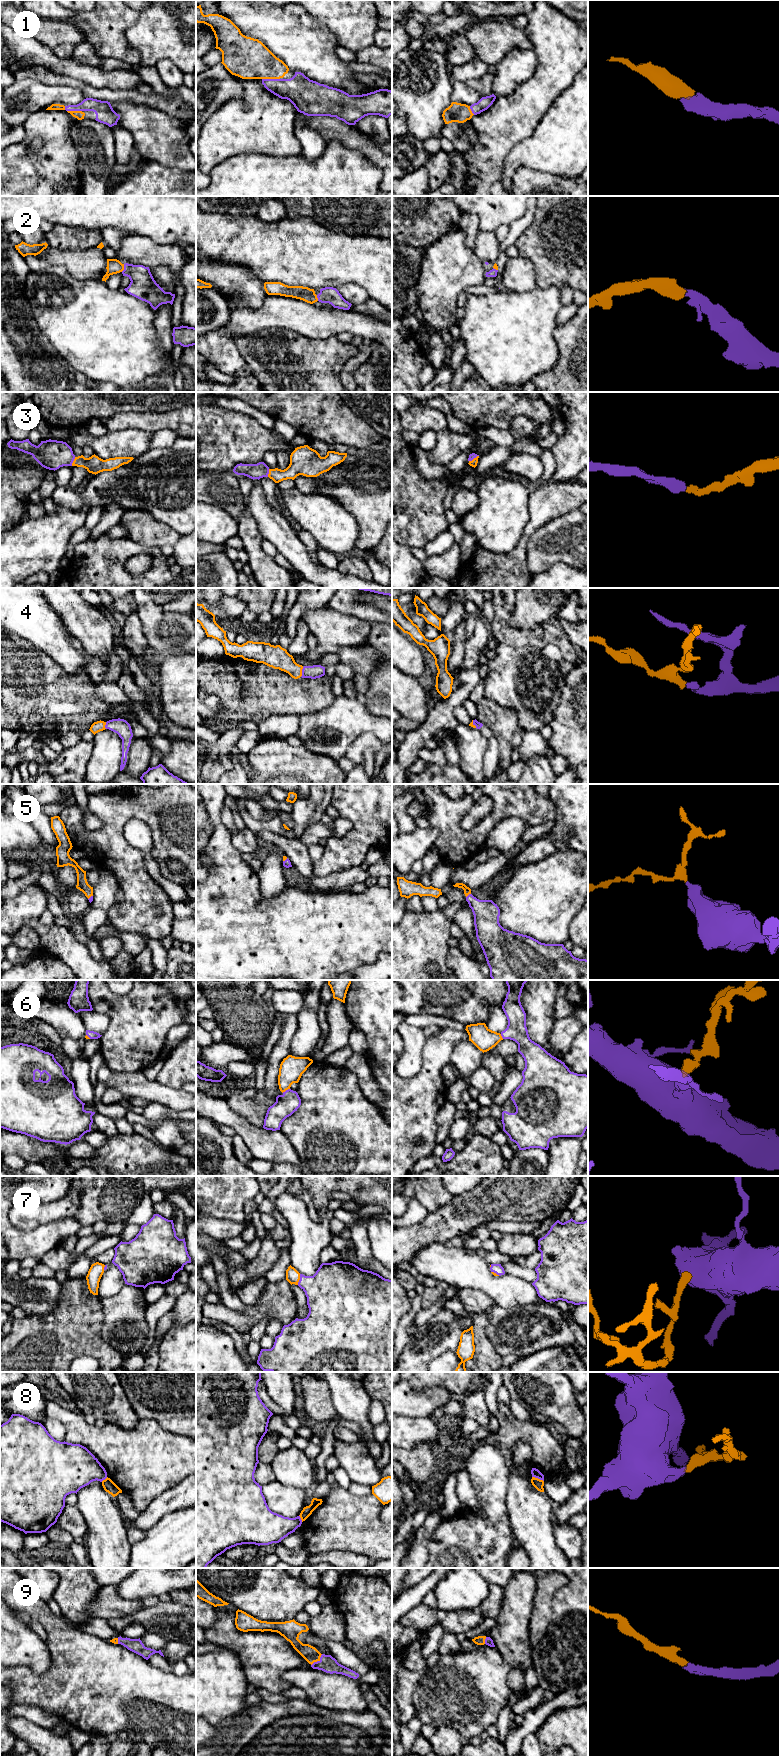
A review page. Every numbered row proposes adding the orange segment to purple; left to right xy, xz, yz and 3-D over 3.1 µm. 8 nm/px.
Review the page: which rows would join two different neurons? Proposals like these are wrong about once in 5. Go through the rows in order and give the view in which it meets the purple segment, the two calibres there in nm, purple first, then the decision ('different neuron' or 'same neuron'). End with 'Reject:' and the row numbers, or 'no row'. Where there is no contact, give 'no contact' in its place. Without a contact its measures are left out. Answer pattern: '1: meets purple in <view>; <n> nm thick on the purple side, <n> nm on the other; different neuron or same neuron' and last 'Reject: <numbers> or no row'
1: meets purple in xz; 240 nm thick on the purple side, 340 nm on the other; same neuron
2: meets purple in xy; 200 nm thick on the purple side, 120 nm on the other; same neuron
3: meets purple in xy; 240 nm thick on the purple side, 140 nm on the other; same neuron
4: meets purple in xz; 110 nm thick on the purple side, 180 nm on the other; same neuron
5: meets purple in yz; 220 nm thick on the purple side, 60 nm on the other; same neuron
6: meets purple in xz; 170 nm thick on the purple side, 190 nm on the other; same neuron
7: meets purple in xz; 360 nm thick on the purple side, 110 nm on the other; same neuron
8: meets purple in yz; 70 nm thick on the purple side, 80 nm on the other; different neuron
9: meets purple in xz; 140 nm thick on the purple side, 120 nm on the other; same neuron
Reject: 8

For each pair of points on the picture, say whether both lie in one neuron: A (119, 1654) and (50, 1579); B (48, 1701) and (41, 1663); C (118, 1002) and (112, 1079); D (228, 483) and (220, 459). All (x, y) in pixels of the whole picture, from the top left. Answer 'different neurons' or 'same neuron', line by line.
A: different neurons
B: different neurons
C: different neurons
D: different neurons

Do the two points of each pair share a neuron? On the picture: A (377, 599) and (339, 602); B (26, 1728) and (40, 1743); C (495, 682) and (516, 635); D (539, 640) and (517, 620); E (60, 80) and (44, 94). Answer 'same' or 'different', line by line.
A: different
B: same
C: different
D: different
E: different

